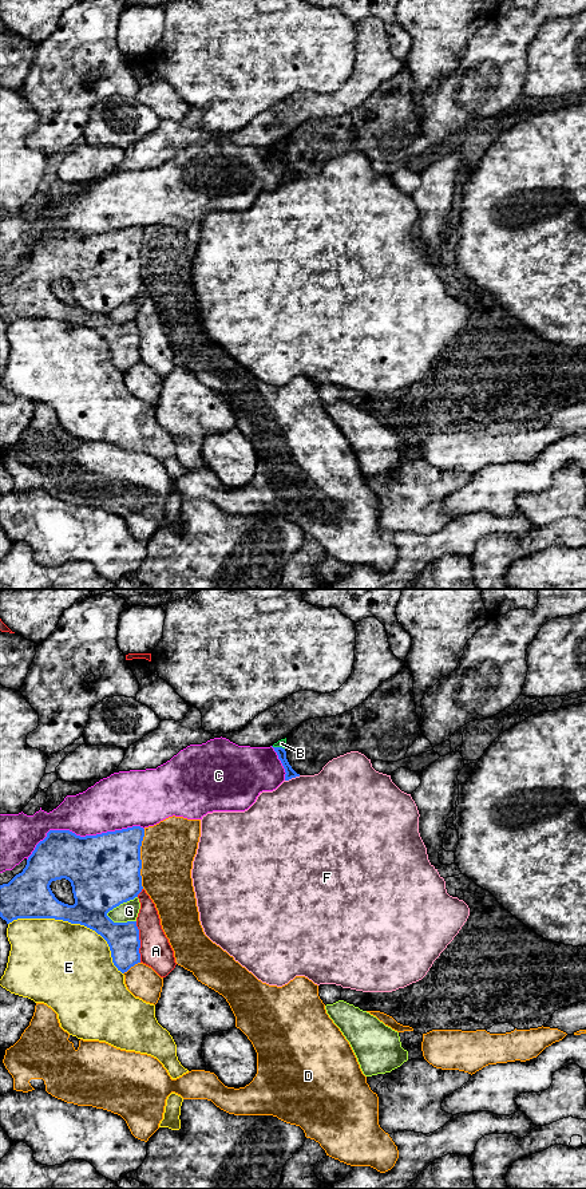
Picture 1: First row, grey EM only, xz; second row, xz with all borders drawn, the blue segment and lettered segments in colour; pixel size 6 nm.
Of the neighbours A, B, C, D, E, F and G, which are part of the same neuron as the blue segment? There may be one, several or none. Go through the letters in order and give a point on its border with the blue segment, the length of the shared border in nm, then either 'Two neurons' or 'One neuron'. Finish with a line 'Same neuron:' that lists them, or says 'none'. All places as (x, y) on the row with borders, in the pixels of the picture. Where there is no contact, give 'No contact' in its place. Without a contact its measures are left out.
A: Touches blue at xz (139, 941). Shared border 260 nm. Two neurons
B: Touches blue at xz (278, 747). Shared border 80 nm. Two neurons
C: Touches blue at xz (82, 837). Shared border 750 nm. Two neurons
D: Touches blue at xz (139, 858). Shared border 360 nm. Two neurons
E: Touches blue at xz (74, 923). Shared border 750 nm. Two neurons
F: Touches blue at xz (292, 777). Shared border 100 nm. Two neurons
G: Touches blue at xz (121, 903). Shared border 220 nm. Two neurons
Same neuron: none

